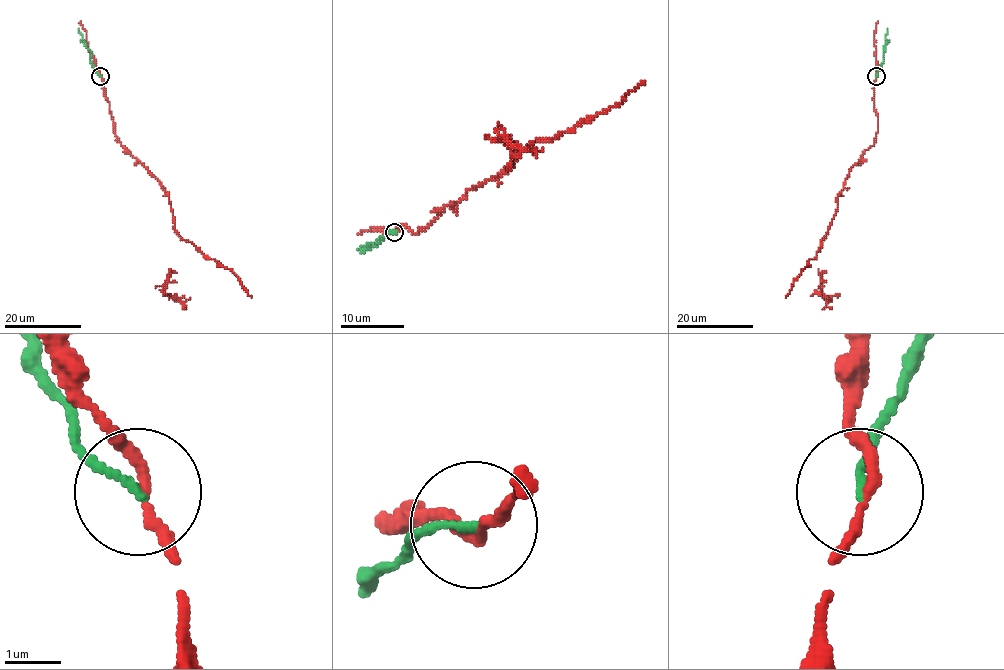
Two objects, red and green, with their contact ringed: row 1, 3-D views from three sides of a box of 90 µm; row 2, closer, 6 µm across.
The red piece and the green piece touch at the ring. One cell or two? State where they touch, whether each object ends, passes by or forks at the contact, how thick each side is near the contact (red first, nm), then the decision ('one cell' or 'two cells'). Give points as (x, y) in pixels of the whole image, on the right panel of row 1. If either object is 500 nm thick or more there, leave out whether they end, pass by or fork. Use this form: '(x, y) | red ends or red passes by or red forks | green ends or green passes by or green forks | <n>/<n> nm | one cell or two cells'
(876, 76) | red passes by | green ends | 170/130 nm | two cells

